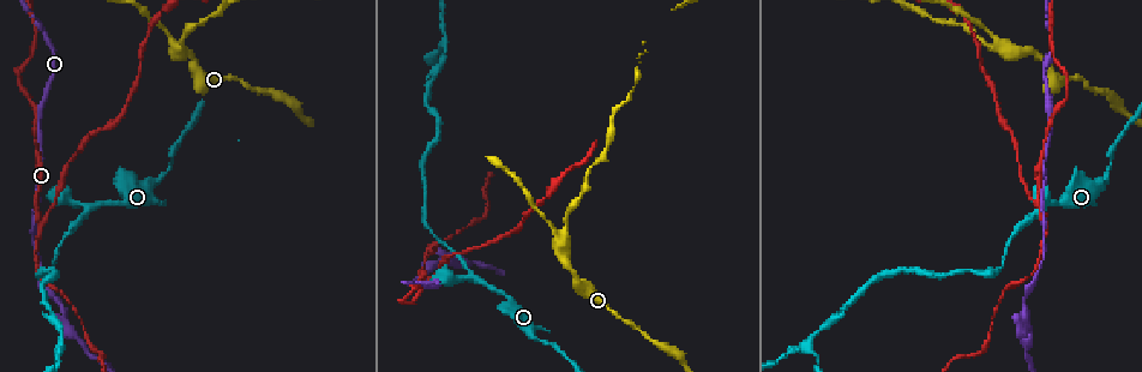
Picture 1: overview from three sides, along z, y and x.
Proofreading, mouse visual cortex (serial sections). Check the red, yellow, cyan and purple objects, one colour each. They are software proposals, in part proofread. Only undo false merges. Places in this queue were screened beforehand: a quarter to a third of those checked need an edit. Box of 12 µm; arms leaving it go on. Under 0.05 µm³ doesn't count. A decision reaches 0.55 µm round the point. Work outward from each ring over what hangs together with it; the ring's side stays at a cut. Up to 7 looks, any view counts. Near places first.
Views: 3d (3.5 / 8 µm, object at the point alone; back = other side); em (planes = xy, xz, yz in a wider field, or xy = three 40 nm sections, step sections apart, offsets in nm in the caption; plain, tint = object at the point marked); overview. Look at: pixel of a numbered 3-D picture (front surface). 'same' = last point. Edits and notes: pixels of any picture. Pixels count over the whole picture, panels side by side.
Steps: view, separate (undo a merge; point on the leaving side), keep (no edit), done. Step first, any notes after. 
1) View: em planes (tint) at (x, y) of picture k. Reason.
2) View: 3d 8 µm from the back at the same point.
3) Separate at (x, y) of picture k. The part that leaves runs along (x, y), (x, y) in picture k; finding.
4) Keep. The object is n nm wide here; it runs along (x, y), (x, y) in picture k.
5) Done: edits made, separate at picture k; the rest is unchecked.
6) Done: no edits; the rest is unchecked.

View: 3d 3.5 µm at (1105, 180) of picture 1. Sudden change in width.

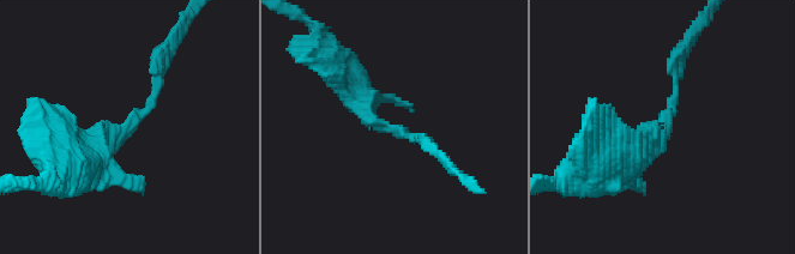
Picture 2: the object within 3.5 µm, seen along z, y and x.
View: em planes (tint) at (115, 134) of picture 2. Need the tissue.

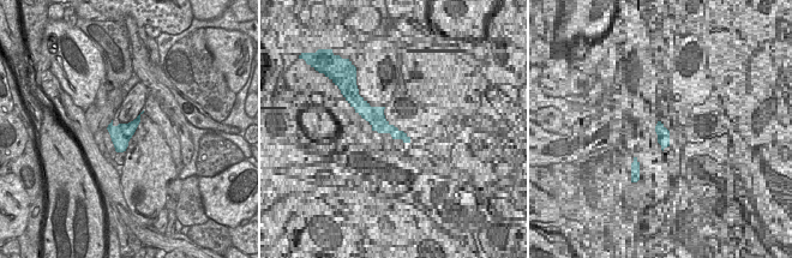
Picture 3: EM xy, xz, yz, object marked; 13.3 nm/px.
View: em xy step 2 (tint) at the same point. Another direction.

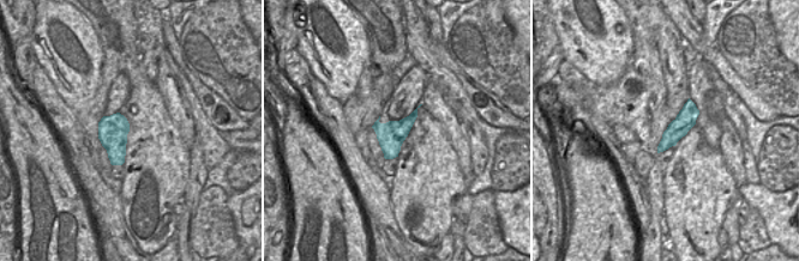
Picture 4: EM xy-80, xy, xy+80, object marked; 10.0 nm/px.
Keep. It runs along (76, 168), (152, 102), (156, 72) in picture 2; all the same cell.

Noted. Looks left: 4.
View: 3d 3.5 µm at (1001, 50) of picture 1. Two arms in line, one across.

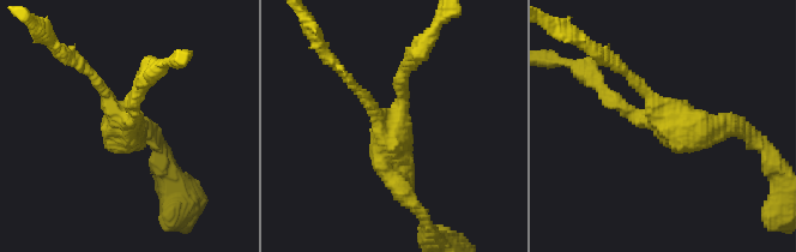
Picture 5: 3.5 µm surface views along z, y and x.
View: em xy step 1 (tint) at (395, 129) of picture 5. 3 arms meet here; the arms are 150, 200, 250 nm wide; shape alone is not enough.

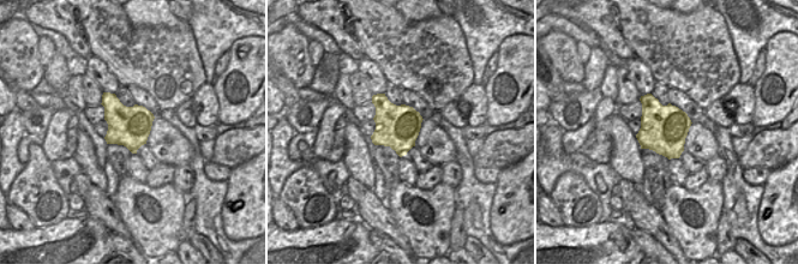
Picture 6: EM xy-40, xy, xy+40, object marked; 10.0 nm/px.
Keep. The object is 440 nm wide here; it runs along (735, 128), (633, 118), (599, 85) in picture 5; continuous, no second cell.

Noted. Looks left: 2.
View: em xy step 5 (tint) at (61, 347) of picture 1. Arms part here.

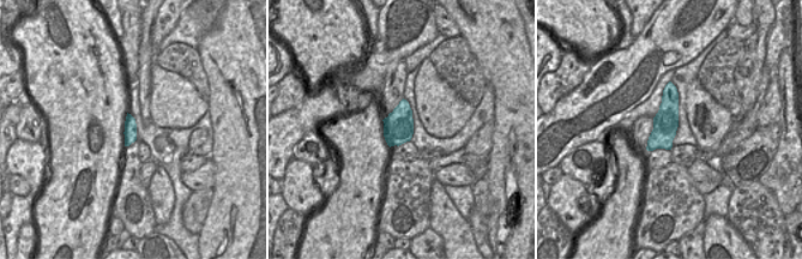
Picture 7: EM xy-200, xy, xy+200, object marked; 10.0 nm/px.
View: 3d 3.5 µm at the same point.

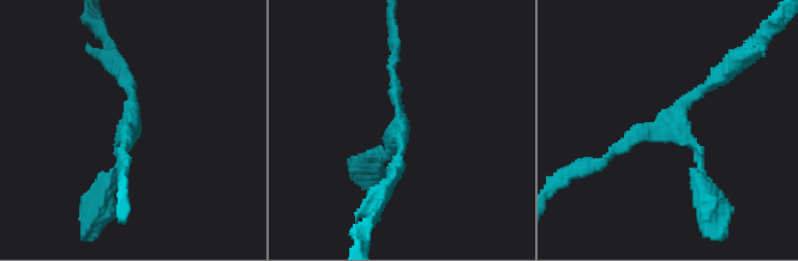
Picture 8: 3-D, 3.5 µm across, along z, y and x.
Keep. The object is 320 nm wide here; it runs along (730, 71), (674, 122), (698, 149), (704, 189) in picture 8; continuous, no second cell.

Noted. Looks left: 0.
Done: no edits; the rest is unchecked.

